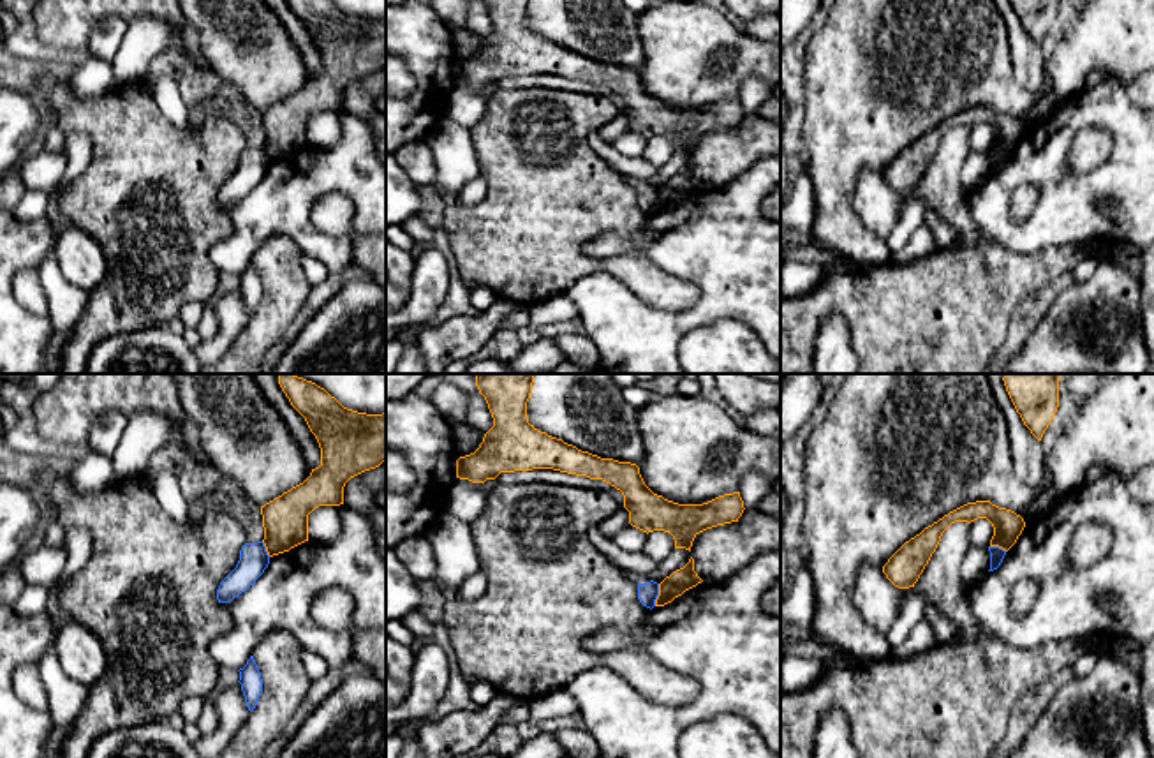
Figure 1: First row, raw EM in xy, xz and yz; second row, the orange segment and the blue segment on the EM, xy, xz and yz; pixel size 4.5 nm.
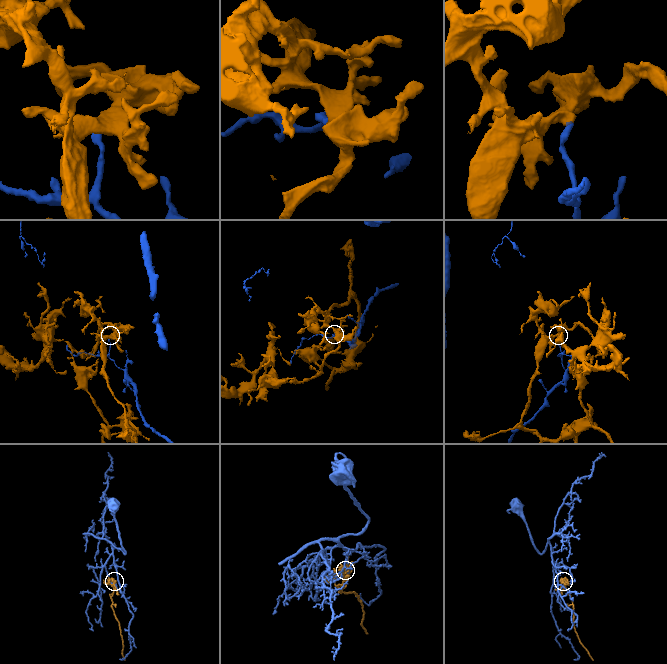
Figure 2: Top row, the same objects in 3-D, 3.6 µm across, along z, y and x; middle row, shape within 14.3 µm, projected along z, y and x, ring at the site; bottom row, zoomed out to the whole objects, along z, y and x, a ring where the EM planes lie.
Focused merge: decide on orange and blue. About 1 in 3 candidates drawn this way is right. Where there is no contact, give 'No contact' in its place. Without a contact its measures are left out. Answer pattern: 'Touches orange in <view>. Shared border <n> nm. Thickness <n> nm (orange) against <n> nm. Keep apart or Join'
Touches orange in xz. Shared border 110 nm. Thickness 110 nm (orange) against 100 nm. Keep apart

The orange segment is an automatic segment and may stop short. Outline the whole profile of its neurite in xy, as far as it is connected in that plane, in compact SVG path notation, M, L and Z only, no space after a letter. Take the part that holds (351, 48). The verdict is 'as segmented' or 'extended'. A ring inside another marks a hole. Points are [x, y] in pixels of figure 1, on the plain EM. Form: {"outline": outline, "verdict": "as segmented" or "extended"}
{"outline": "M331 0L285 2L315 41L321 71L303 88L261 111L270 162L308 146L308 120L319 111L344 109L345 88L386 65L386 18L358 18Z", "verdict": "as segmented"}

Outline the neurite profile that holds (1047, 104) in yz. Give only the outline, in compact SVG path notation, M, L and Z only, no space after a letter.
M1043 92L1038 99L1038 104L1032 108L1027 120L1024 122L1025 130L1047 122L1057 111L1061 102L1062 99L1059 99L1054 92Z

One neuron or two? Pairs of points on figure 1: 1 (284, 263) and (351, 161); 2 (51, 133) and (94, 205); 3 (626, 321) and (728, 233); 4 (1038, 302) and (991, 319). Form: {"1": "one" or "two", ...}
{"1": "two", "2": "two", "3": "one", "4": "two"}

